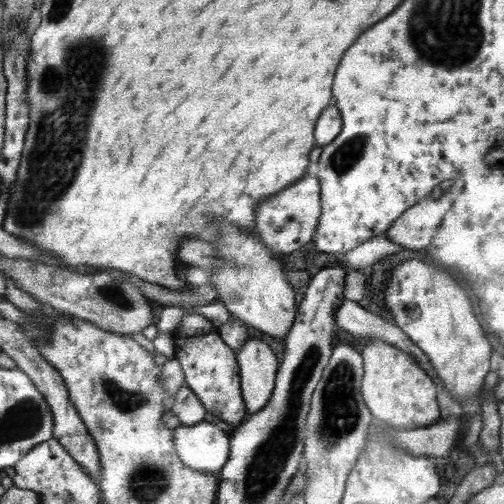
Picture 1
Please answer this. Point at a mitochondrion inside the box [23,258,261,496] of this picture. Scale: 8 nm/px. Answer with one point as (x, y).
(127, 402)

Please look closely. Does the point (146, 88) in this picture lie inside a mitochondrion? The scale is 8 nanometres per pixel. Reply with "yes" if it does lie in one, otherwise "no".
no

